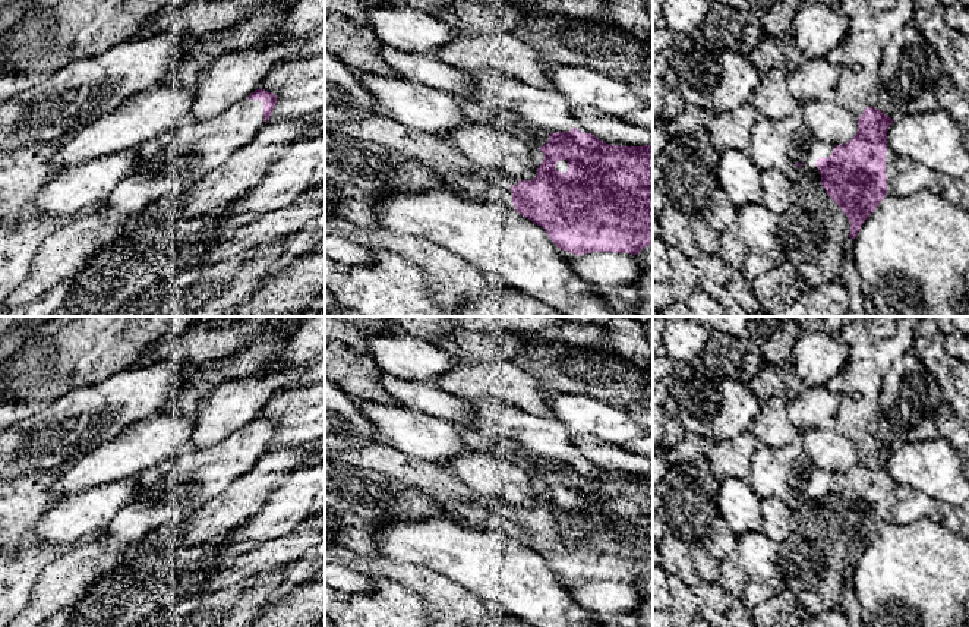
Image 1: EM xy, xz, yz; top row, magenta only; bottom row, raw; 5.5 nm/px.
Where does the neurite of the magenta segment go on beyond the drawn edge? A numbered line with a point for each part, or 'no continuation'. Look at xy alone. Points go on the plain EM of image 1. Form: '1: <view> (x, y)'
1: xy (196, 475)

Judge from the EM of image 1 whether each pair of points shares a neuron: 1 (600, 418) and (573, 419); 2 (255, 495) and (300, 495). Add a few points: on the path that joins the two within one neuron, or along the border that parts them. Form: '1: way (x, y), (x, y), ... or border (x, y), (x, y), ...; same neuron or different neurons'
1: way (593, 418), (580, 418); same neuron
2: border (293, 470), (246, 520); different neurons

